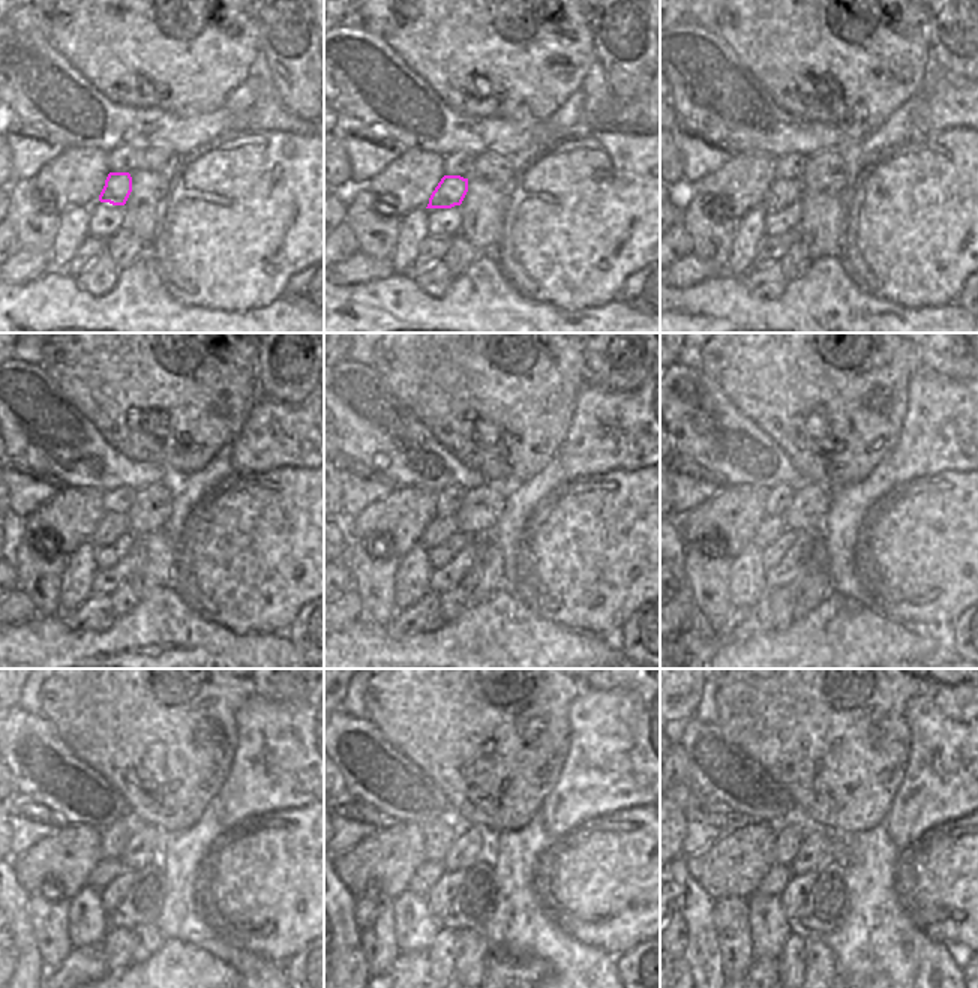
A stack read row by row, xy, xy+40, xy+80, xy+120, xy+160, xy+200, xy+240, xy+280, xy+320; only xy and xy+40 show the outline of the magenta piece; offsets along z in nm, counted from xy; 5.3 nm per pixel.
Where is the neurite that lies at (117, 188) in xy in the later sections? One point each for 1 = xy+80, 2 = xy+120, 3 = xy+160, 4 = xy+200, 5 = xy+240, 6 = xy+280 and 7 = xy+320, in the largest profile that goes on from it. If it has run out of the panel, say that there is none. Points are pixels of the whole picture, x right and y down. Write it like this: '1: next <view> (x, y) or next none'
1: next xy+80 (783, 192)
2: next xy+120 (111, 526)
3: next xy+160 (441, 528)
4: next xy+200 (771, 528)
5: next xy+240 (96, 865)
6: next xy+280 (428, 874)
7: next xy+320 (774, 879)

